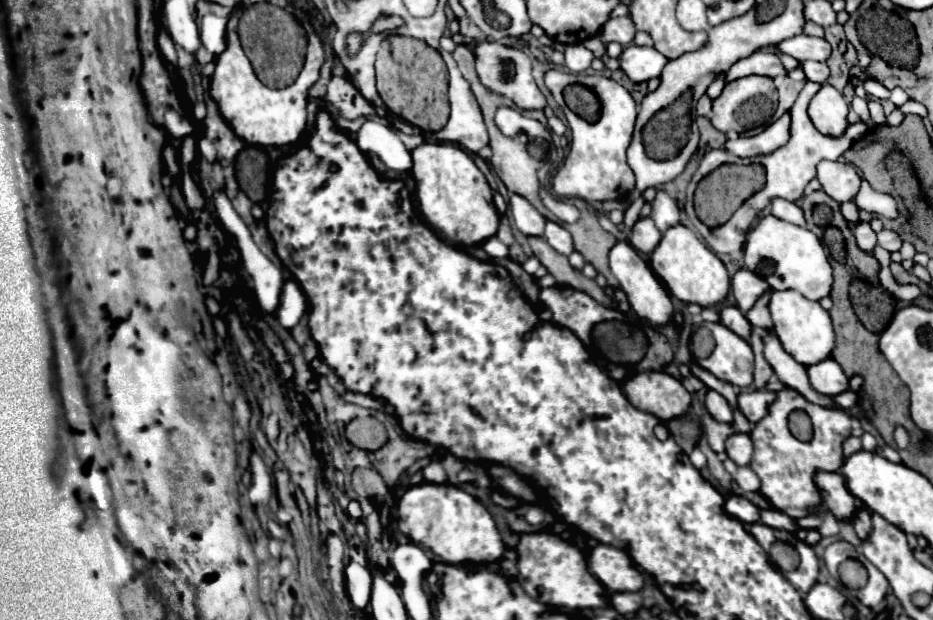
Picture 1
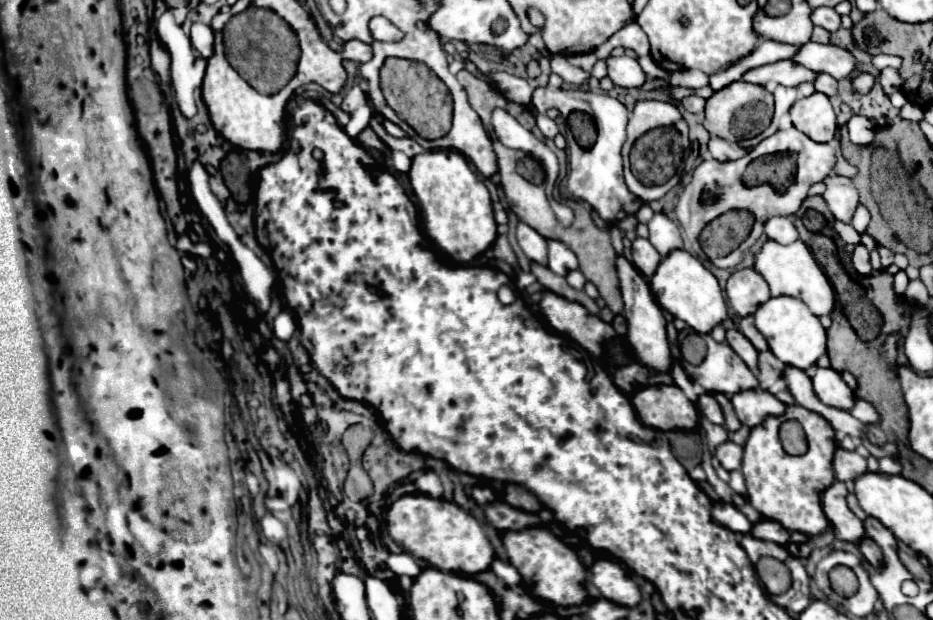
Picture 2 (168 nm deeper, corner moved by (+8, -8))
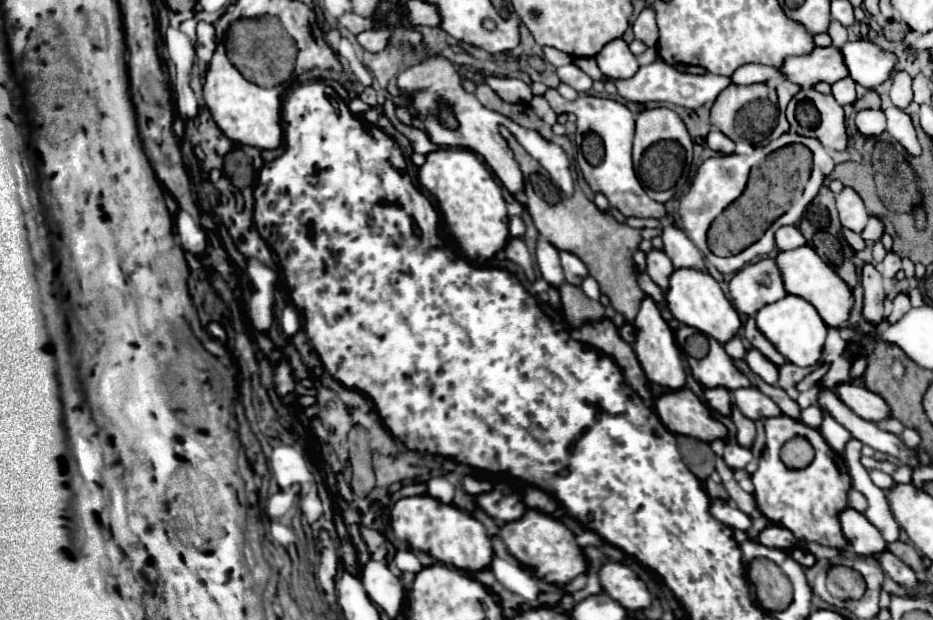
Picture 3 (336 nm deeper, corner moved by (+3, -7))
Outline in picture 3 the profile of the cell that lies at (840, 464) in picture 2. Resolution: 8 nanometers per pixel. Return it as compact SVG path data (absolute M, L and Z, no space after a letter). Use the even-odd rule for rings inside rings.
M869 471L869 475L871 475L871 481L873 481L877 487L881 487L881 489L889 489L889 487L893 485L891 475L887 475L887 473L881 473L881 471Z

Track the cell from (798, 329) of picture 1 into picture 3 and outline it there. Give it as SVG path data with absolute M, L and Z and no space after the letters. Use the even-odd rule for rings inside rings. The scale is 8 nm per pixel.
M785 295L781 301L765 305L755 315L759 331L775 345L775 349L797 367L811 367L821 359L821 349L827 337L827 325L819 317L817 309L797 295Z

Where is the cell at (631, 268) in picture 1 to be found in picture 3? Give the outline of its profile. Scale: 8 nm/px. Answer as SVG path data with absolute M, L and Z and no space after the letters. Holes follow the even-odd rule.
M651 297L643 299L633 325L637 329L637 339L635 339L633 349L635 349L635 355L641 363L647 379L653 383L659 383L663 387L669 387L669 389L681 389L685 385L685 371L683 371L683 363L681 363L681 353L677 349L679 346L675 343L672 329L669 329L667 321L661 317L661 311Z

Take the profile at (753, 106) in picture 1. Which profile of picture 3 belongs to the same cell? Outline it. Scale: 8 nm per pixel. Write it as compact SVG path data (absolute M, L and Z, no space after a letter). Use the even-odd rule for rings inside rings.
M765 83L757 85L729 85L721 95L715 99L711 107L711 123L725 133L733 141L761 141L765 139L777 125L777 97L775 103L771 99L771 89Z

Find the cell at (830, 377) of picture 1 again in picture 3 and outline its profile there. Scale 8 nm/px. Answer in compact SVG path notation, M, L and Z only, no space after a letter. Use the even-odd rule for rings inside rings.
M841 383L841 385L837 385L835 393L853 413L857 413L859 417L863 417L867 421L881 421L881 419L889 417L887 403L879 395L865 389L863 385Z

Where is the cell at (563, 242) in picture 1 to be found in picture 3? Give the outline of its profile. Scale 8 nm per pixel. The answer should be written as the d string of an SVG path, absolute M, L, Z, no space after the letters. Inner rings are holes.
M561 251L561 267L563 267L563 273L565 273L565 281L567 283L573 283L573 285L579 285L583 277L587 277L587 267L583 265L583 261L569 253L569 251Z

